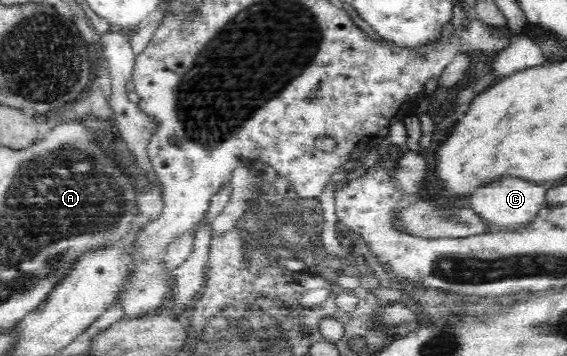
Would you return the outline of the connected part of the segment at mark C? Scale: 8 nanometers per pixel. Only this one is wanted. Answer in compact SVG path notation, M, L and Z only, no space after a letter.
M502 174L492 179L481 181L468 195L470 205L483 216L483 219L495 223L495 229L521 225L534 219L546 198L548 187L520 176Z

